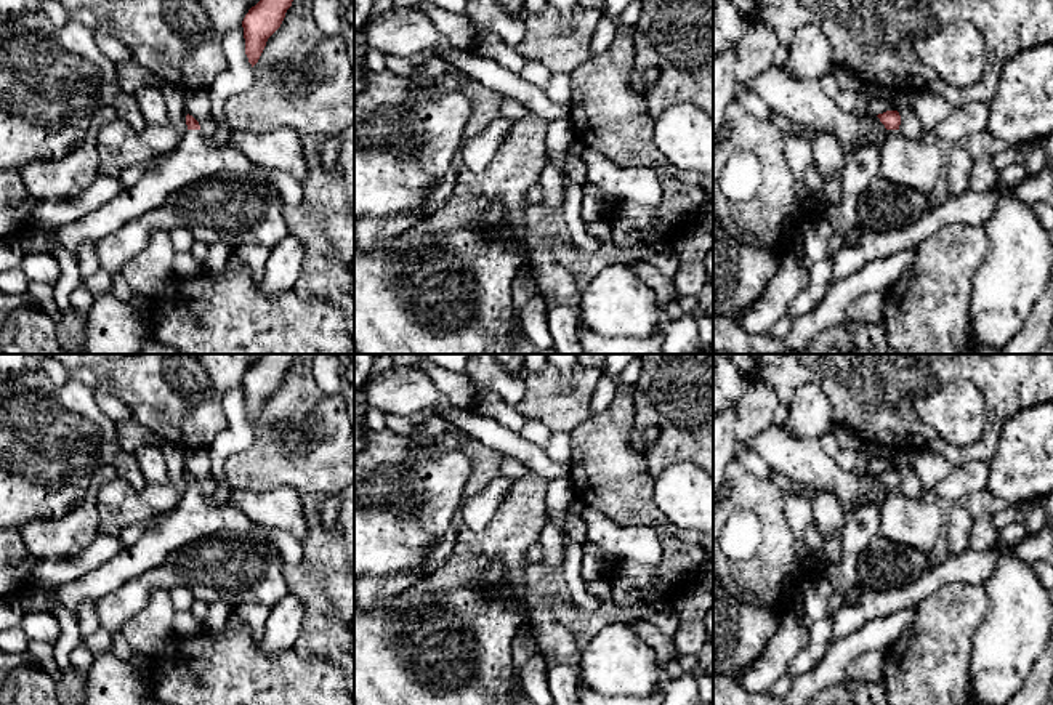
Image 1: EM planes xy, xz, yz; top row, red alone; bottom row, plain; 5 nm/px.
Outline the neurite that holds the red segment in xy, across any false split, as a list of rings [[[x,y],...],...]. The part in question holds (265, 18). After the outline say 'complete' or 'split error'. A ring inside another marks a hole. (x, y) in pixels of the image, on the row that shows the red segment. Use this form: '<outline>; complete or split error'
[[[260,0],[242,21],[245,54],[252,67],[258,62],[268,38],[280,27],[293,0]]]; complete

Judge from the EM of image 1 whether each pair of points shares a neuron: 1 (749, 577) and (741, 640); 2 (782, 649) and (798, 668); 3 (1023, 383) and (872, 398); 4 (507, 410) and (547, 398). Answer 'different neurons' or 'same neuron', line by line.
1: different neurons
2: different neurons
3: same neuron
4: different neurons

